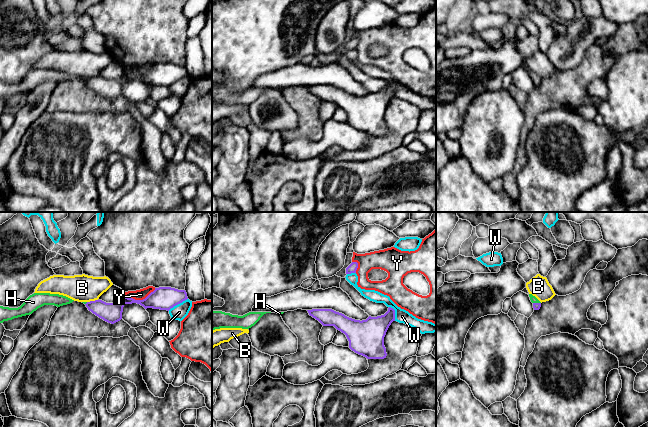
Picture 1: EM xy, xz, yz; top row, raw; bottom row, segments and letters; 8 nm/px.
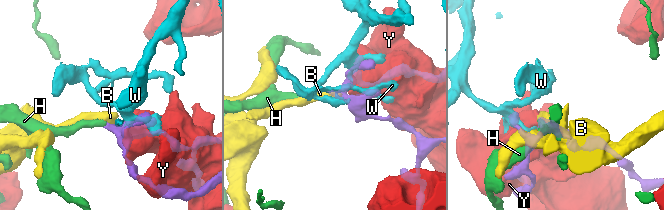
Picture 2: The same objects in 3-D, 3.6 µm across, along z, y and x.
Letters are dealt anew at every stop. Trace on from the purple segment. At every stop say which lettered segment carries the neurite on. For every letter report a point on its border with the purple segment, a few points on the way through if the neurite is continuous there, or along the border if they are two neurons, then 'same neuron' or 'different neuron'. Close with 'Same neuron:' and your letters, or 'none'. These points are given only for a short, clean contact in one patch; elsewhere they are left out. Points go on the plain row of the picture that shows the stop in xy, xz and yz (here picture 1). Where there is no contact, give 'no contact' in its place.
B: meets purple in xy at (92, 77); border along xy (98, 74), (87, 78); different neuron
H: meets purple in yz at (537, 79); runs through yz (536, 82), (537, 79), (533, 75); same neuron
W: meets purple in xy at (177, 80); different neuron
Y: meets purple in xy at (139, 76); different neuron
Same neuron: H

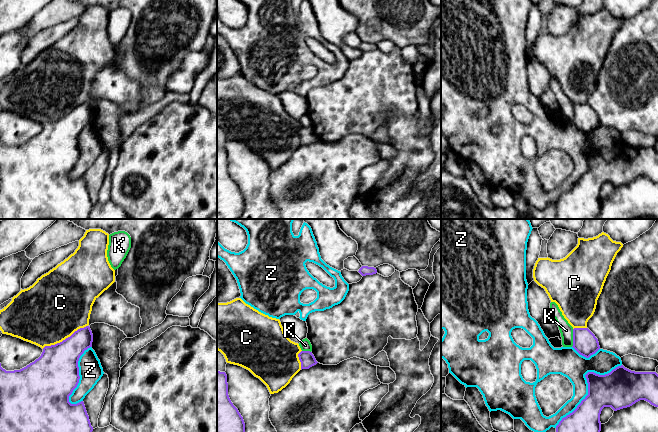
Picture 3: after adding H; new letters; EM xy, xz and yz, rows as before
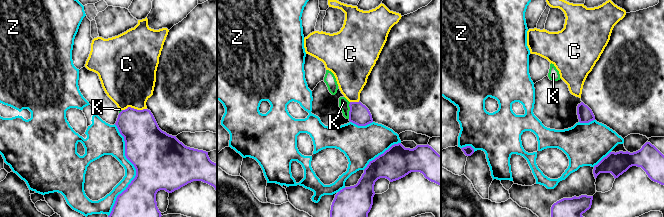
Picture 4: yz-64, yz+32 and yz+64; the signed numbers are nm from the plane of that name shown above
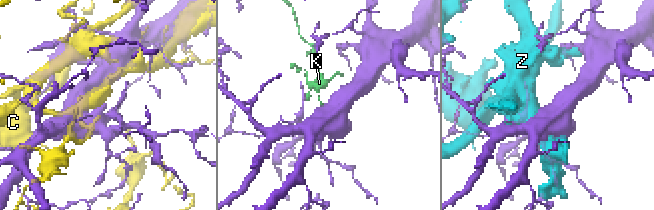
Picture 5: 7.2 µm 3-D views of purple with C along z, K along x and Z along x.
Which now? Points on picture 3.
C: meets purple in xy at (65, 115); different neuron
K: meets purple in yz at (573, 114); border along yz (573, 105), (573, 120), (571, 122); different neuron
Z: meets purple in yz at (588, 160); different neuron
Same neuron: none

